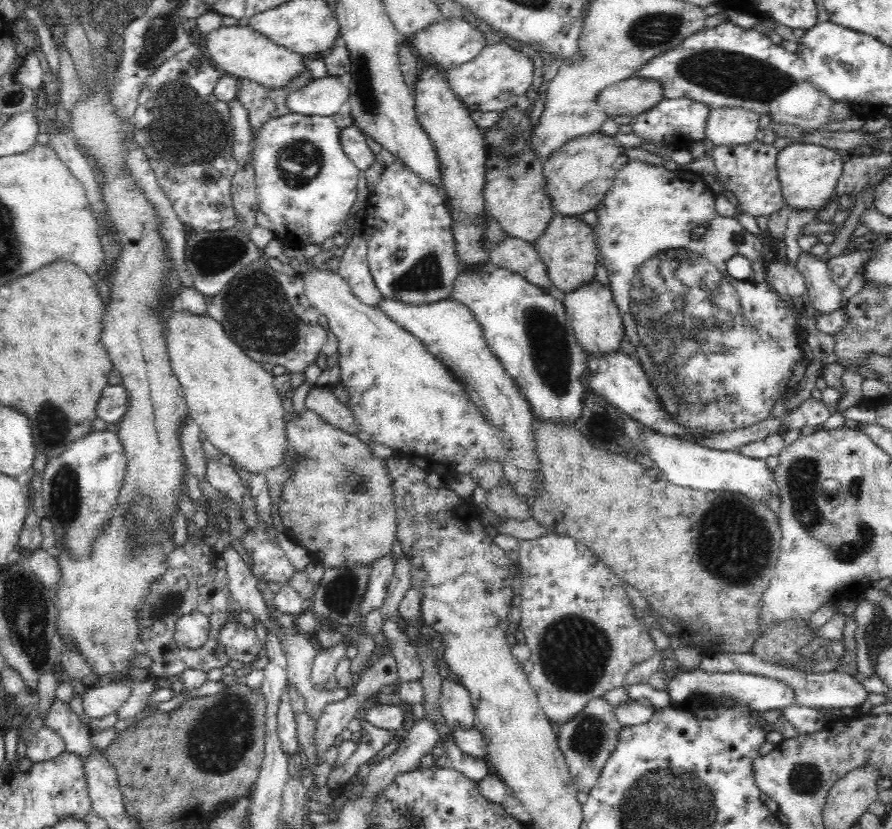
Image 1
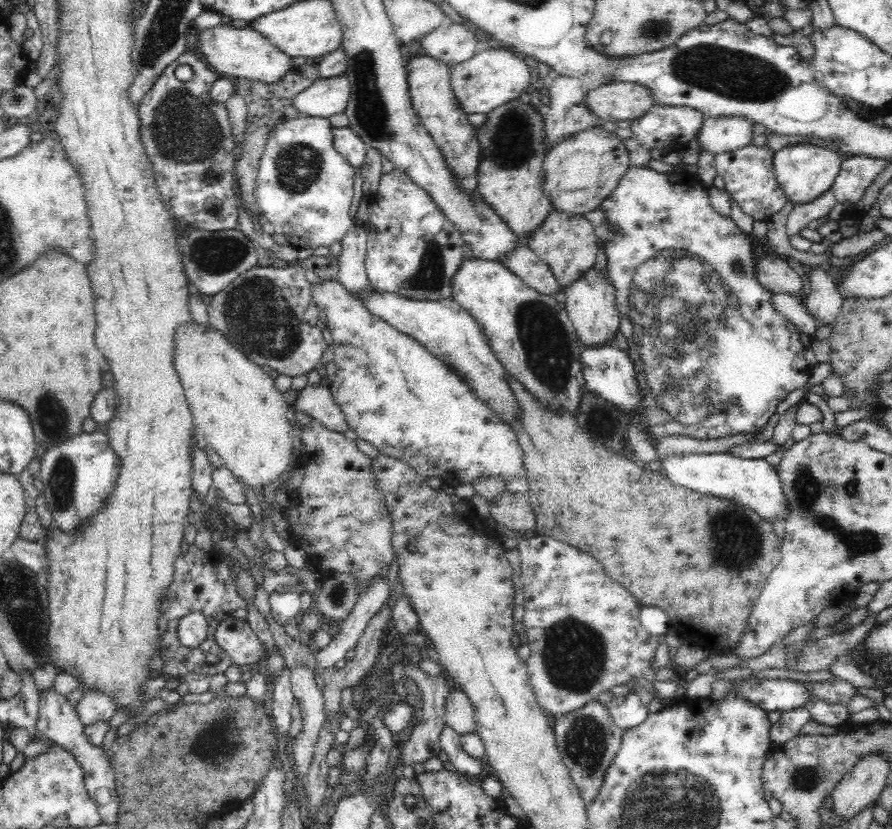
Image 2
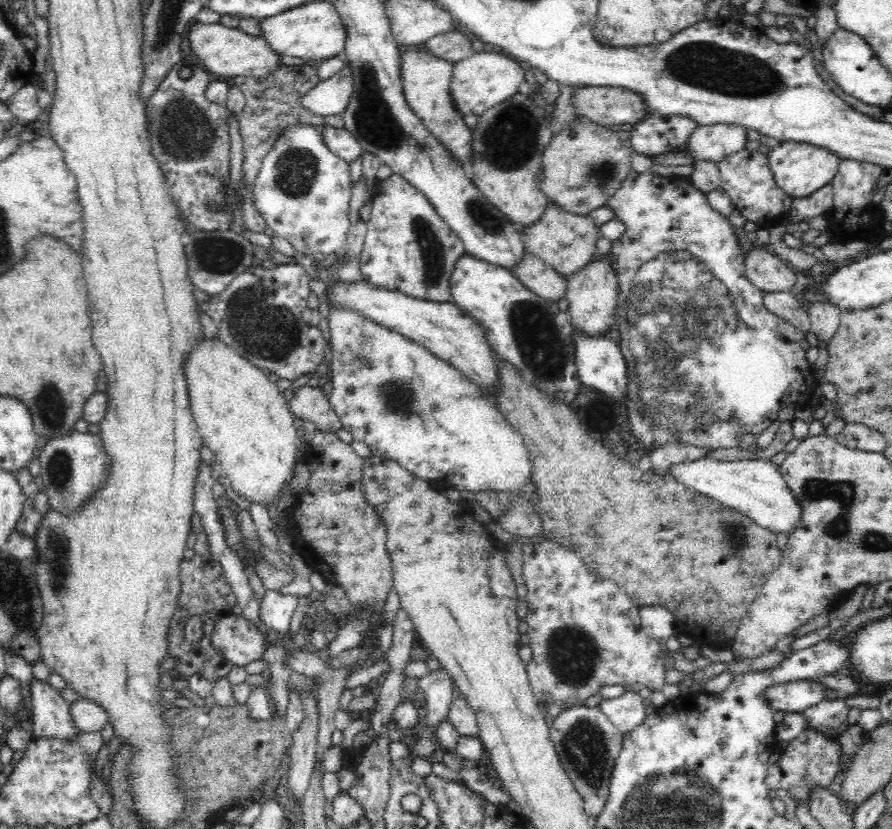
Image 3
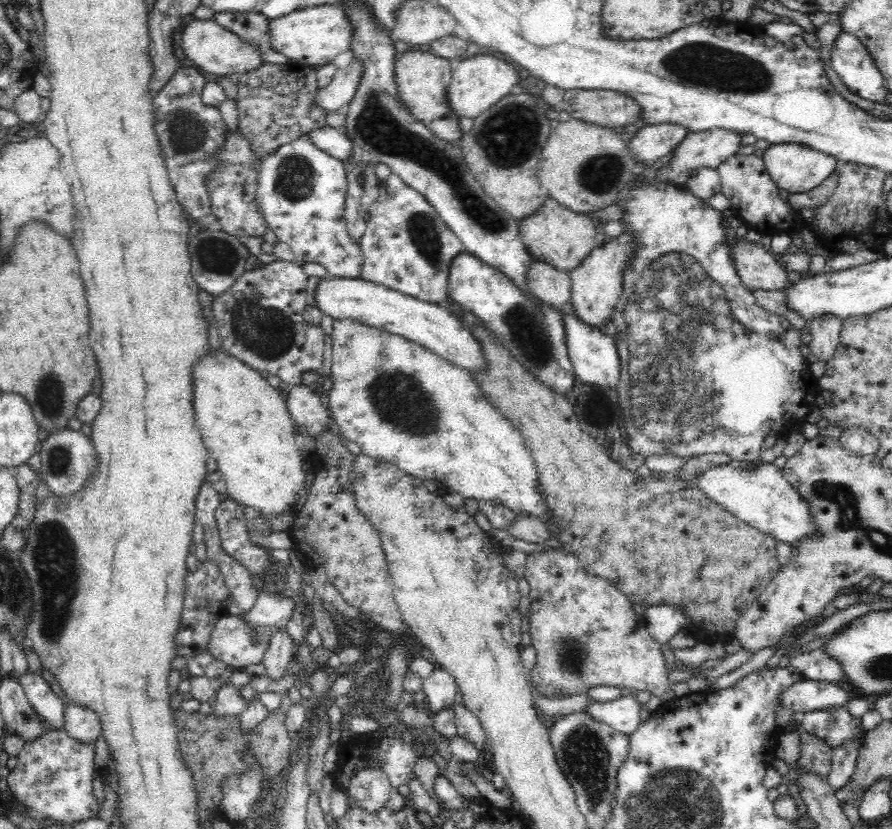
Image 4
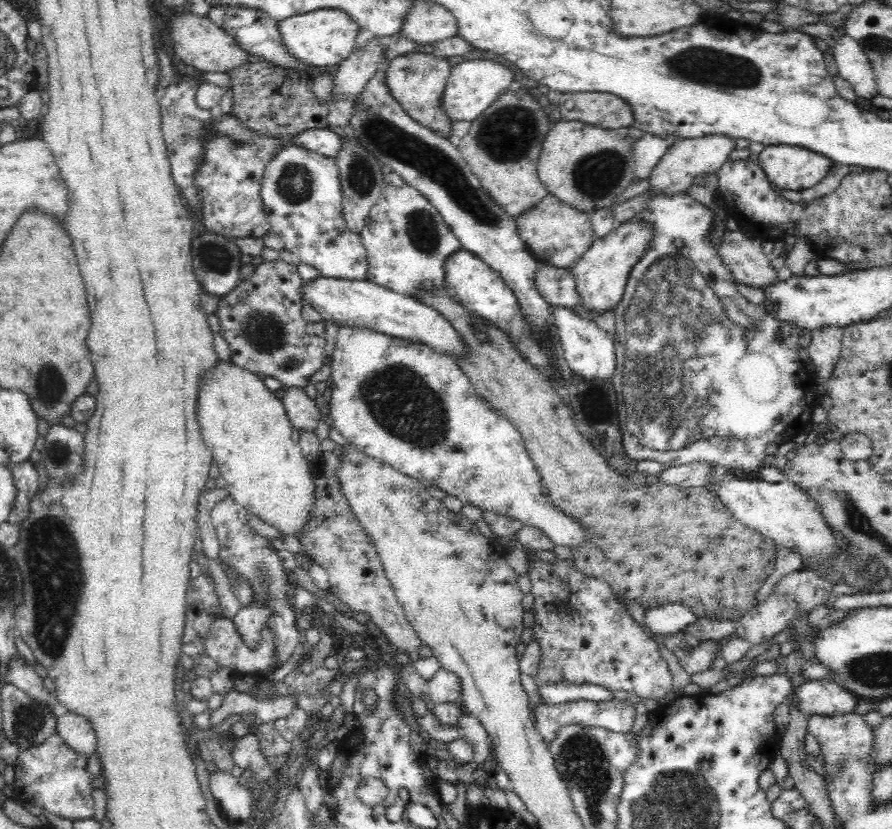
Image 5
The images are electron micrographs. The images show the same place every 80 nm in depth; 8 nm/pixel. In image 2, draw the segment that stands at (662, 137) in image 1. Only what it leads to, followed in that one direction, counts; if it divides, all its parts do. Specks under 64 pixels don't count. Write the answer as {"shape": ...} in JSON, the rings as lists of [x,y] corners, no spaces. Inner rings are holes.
{"shape":[[[690,107],[652,108],[631,123],[632,140],[646,150],[674,148],[686,144],[698,134],[702,114]]]}

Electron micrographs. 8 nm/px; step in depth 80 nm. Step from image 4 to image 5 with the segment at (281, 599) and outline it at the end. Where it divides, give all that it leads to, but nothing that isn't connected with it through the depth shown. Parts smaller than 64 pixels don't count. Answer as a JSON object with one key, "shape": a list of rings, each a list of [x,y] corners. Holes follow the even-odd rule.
{"shape":[[[262,605],[240,607],[233,616],[232,623],[246,647],[254,649],[261,642],[261,630],[266,627],[268,616],[270,616],[270,609]]]}

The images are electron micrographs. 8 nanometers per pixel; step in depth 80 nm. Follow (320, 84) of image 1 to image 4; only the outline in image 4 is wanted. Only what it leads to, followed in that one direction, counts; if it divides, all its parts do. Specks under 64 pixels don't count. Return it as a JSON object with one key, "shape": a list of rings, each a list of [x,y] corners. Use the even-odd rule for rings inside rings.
{"shape":[[[355,57],[351,58],[348,66],[337,70],[330,86],[318,91],[315,103],[327,113],[338,110],[344,104],[350,104],[360,86],[362,74],[364,64]]]}

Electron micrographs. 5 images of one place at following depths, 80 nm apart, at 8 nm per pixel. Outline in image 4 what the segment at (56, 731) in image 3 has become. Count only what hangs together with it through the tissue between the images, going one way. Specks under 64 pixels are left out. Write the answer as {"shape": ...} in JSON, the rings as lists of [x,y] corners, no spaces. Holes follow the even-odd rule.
{"shape":[[[26,670],[26,674],[8,674],[9,678],[16,679],[22,686],[25,696],[33,705],[34,710],[41,716],[45,728],[62,729],[62,718],[64,718],[64,706],[66,701],[58,697],[48,685],[48,681],[40,674]]]}

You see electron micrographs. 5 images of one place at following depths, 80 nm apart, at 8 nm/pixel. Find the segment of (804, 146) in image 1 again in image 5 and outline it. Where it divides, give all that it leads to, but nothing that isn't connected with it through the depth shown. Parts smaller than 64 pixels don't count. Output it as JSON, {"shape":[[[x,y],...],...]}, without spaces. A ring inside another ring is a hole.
{"shape":[[[787,144],[764,148],[756,162],[777,190],[786,188],[796,191],[818,184],[832,164],[826,156]]]}

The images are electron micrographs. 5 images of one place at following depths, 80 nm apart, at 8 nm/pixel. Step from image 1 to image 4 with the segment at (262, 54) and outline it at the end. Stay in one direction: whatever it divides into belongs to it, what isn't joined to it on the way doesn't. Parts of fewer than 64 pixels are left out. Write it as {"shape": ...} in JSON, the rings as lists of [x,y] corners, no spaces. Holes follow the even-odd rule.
{"shape":[[[214,20],[188,21],[182,30],[180,40],[185,62],[192,62],[195,67],[217,76],[246,73],[259,68],[259,64],[263,62],[260,57],[262,50],[240,40],[238,35],[226,30]]]}

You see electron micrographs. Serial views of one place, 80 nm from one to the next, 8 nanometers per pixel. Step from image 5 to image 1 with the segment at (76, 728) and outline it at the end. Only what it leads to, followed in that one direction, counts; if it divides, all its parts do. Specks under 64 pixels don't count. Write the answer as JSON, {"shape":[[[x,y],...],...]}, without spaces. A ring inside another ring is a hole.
{"shape":[[[126,677],[125,679],[110,681],[102,688],[90,688],[82,697],[82,707],[87,720],[115,714],[117,709],[130,697],[132,683]]]}

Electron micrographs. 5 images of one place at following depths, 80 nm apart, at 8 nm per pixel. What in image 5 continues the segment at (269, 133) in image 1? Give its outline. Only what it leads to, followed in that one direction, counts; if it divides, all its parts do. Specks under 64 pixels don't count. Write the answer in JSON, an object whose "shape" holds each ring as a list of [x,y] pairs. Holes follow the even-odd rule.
{"shape":[[[286,147],[266,165],[260,196],[268,222],[282,238],[285,250],[315,268],[318,276],[367,280],[367,250],[359,233],[352,232],[343,218],[342,189],[334,159],[302,147]]]}

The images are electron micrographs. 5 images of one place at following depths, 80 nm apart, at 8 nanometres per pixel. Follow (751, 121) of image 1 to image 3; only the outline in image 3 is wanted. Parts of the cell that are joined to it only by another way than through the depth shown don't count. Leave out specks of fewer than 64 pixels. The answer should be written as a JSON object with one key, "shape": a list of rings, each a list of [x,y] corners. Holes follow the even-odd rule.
{"shape":[[[728,124],[697,126],[686,140],[685,156],[692,159],[690,164],[702,161],[718,164],[721,160],[724,160],[724,157],[744,149],[746,142],[746,129],[742,126]]]}

